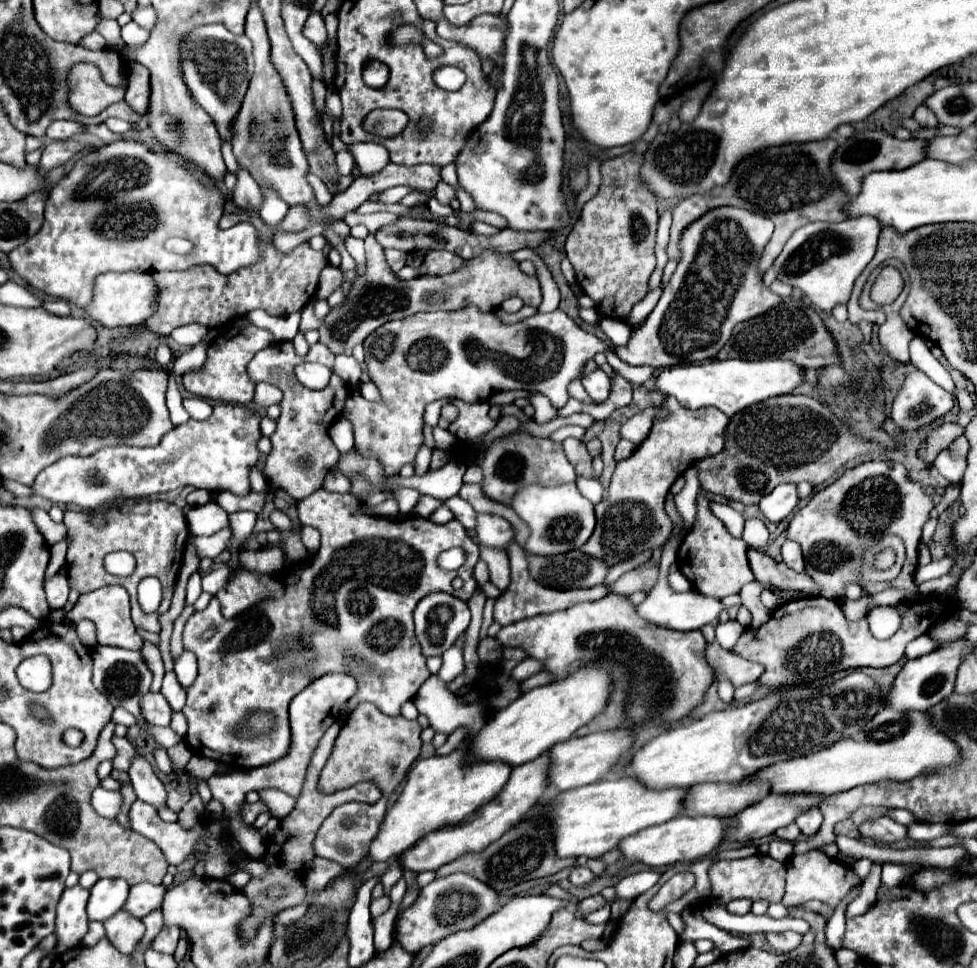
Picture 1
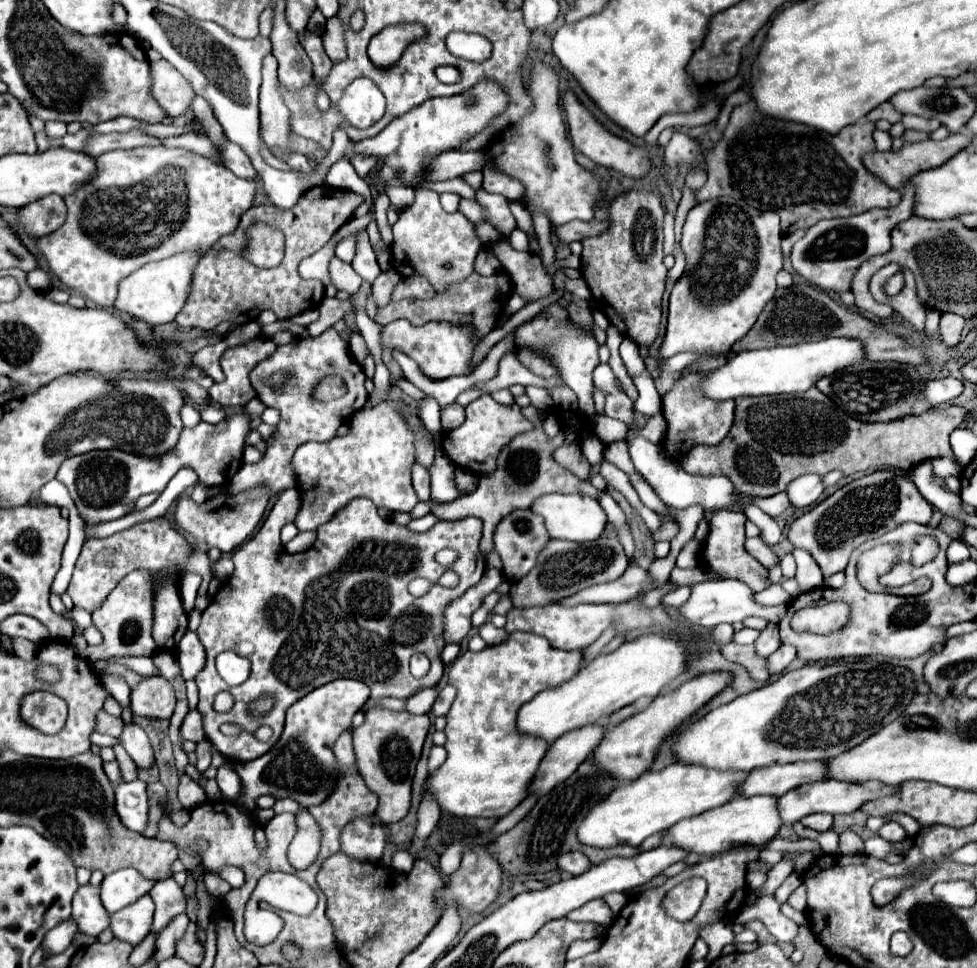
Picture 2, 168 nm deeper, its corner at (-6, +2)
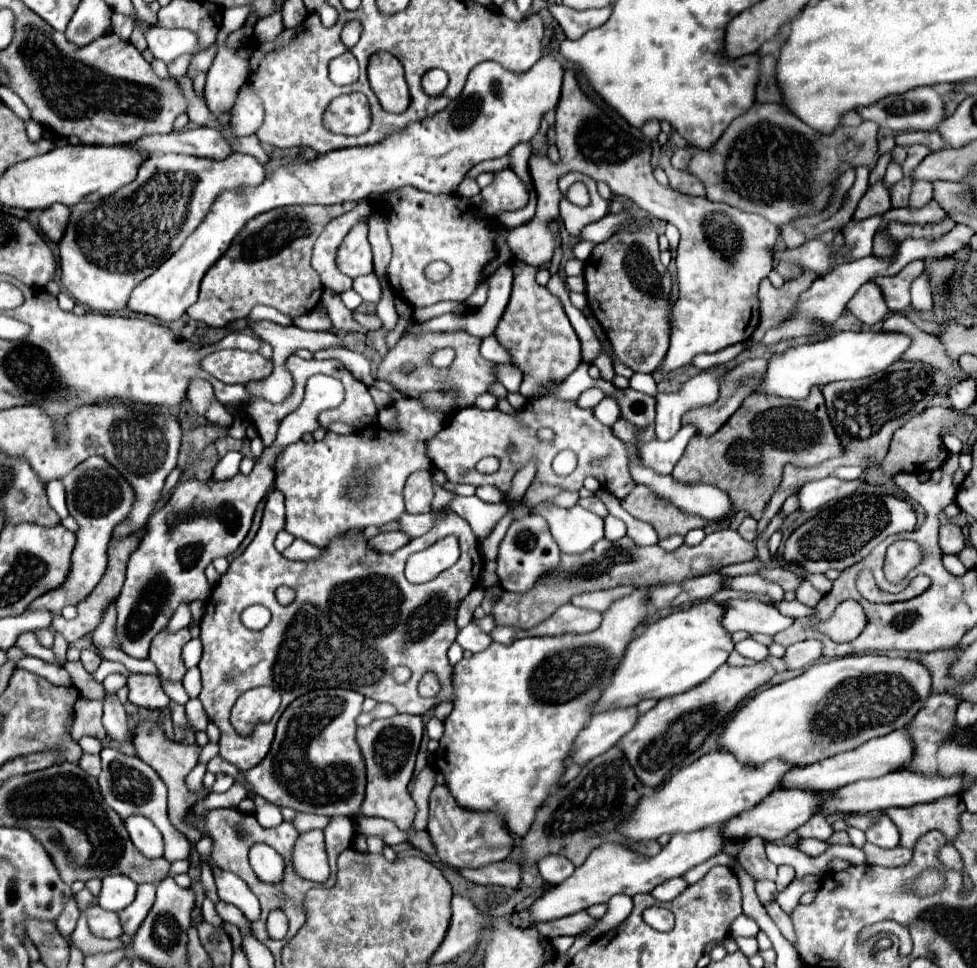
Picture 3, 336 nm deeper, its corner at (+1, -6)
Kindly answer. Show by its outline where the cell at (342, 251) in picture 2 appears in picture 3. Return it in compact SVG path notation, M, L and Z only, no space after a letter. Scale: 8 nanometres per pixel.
M363 221L357 223L343 239L337 251L337 267L347 277L359 277L373 271L371 245L367 241L367 225Z

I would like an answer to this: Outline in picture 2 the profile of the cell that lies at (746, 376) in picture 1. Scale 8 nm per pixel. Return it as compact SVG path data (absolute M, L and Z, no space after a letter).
M828 337L804 345L770 347L758 351L742 351L730 359L724 367L712 371L704 383L702 391L706 397L716 401L738 399L742 395L780 395L780 393L800 393L816 385L818 379L834 373L836 369L850 367L864 361L864 347L858 339L850 337Z

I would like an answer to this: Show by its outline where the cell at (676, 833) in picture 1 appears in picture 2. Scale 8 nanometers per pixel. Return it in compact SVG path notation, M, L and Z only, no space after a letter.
M736 797L722 807L676 823L672 829L666 831L662 845L676 845L700 855L716 855L740 845L762 847L778 833L782 825L776 801L778 797Z

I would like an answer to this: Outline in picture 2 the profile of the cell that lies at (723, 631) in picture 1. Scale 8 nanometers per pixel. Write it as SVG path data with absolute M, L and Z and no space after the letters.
M742 629L740 633L734 635L734 643L738 643L738 645L750 645L750 643L754 643L758 639L758 635L760 633L756 629Z

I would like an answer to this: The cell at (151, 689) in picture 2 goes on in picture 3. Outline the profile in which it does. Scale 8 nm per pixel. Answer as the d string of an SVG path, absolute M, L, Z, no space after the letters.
M135 675L127 677L129 687L129 703L145 709L165 709L169 707L169 697L161 689L161 683L153 675Z

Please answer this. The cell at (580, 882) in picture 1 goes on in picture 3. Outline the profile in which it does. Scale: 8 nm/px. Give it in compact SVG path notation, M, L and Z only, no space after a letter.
M543 857L539 863L539 873L541 877L549 883L549 885L559 885L561 881L565 881L567 877L571 877L571 873L575 871L575 865L567 859L567 857Z

